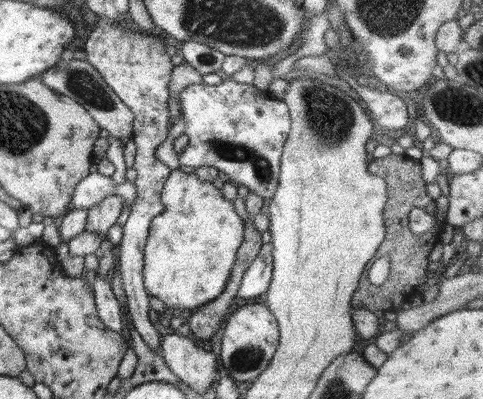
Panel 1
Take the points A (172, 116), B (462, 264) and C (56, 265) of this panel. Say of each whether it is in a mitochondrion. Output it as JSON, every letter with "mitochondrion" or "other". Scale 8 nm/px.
{"A":"other","B":"other","C":"other"}

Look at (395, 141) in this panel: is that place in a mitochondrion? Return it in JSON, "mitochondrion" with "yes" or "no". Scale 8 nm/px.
{"mitochondrion":"no"}

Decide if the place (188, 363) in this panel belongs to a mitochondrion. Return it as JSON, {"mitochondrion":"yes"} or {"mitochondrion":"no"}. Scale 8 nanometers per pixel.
{"mitochondrion":"no"}

